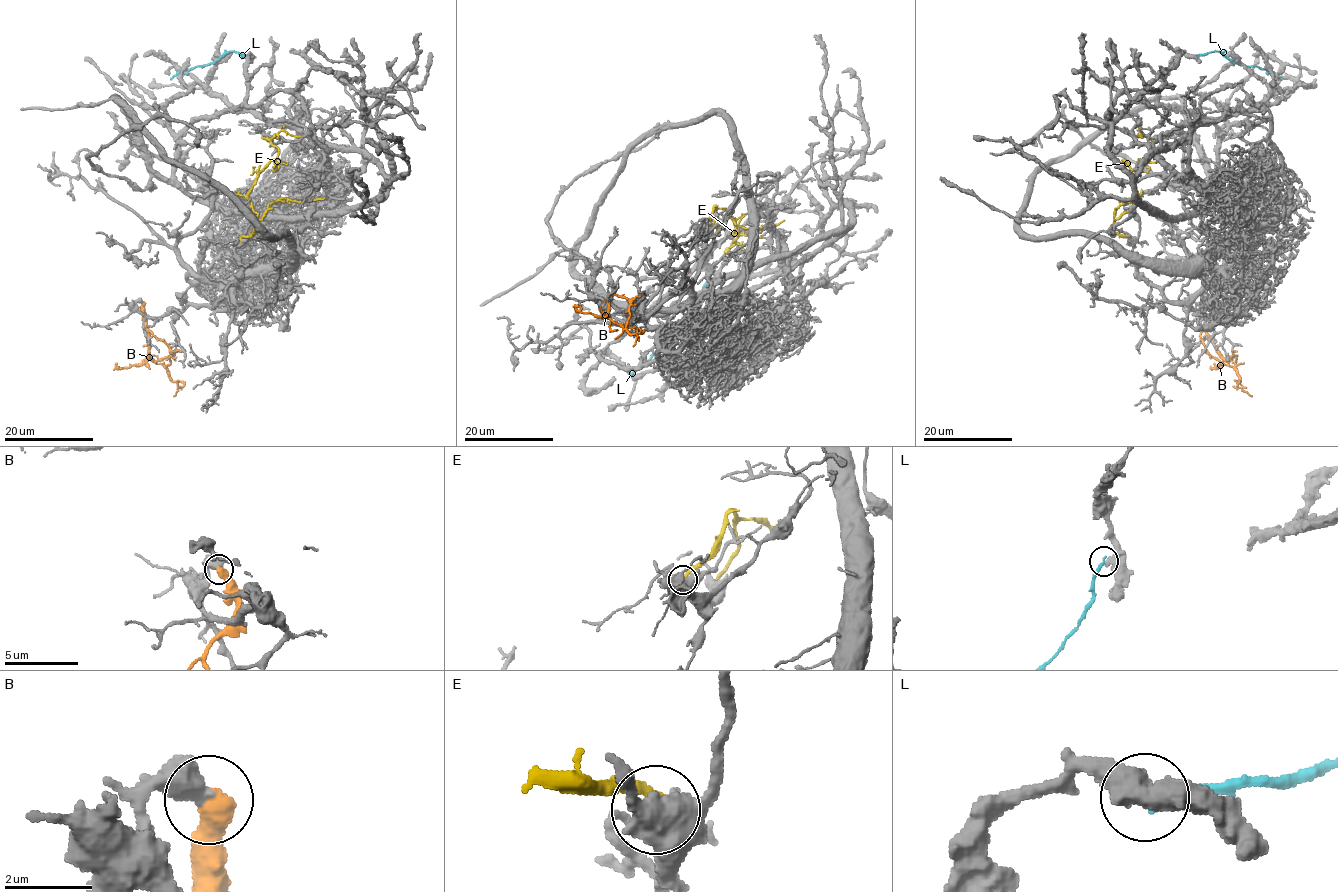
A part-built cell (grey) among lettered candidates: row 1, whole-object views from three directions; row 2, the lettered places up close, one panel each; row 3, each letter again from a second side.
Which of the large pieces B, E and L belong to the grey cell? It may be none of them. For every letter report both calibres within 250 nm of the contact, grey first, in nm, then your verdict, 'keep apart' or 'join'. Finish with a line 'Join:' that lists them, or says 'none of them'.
B: calibres 600 and 550 nm; keep apart
E: calibres 480 and 360 nm; keep apart
L: calibres 550 and 240 nm; keep apart
Join: none of them

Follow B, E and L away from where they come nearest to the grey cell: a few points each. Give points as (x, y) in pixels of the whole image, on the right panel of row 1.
B: (1209, 302), (1214, 319), (1201, 333), (1206, 351), (1234, 369), (1242, 389), (1252, 396)
E: (1132, 238), (1119, 235), (1111, 225), (1139, 198), (1122, 160), (1139, 170), (1153, 144), (1140, 130), (1143, 136)
L: (1188, 57), (1219, 51), (1234, 62), (1271, 70), (1282, 79)

